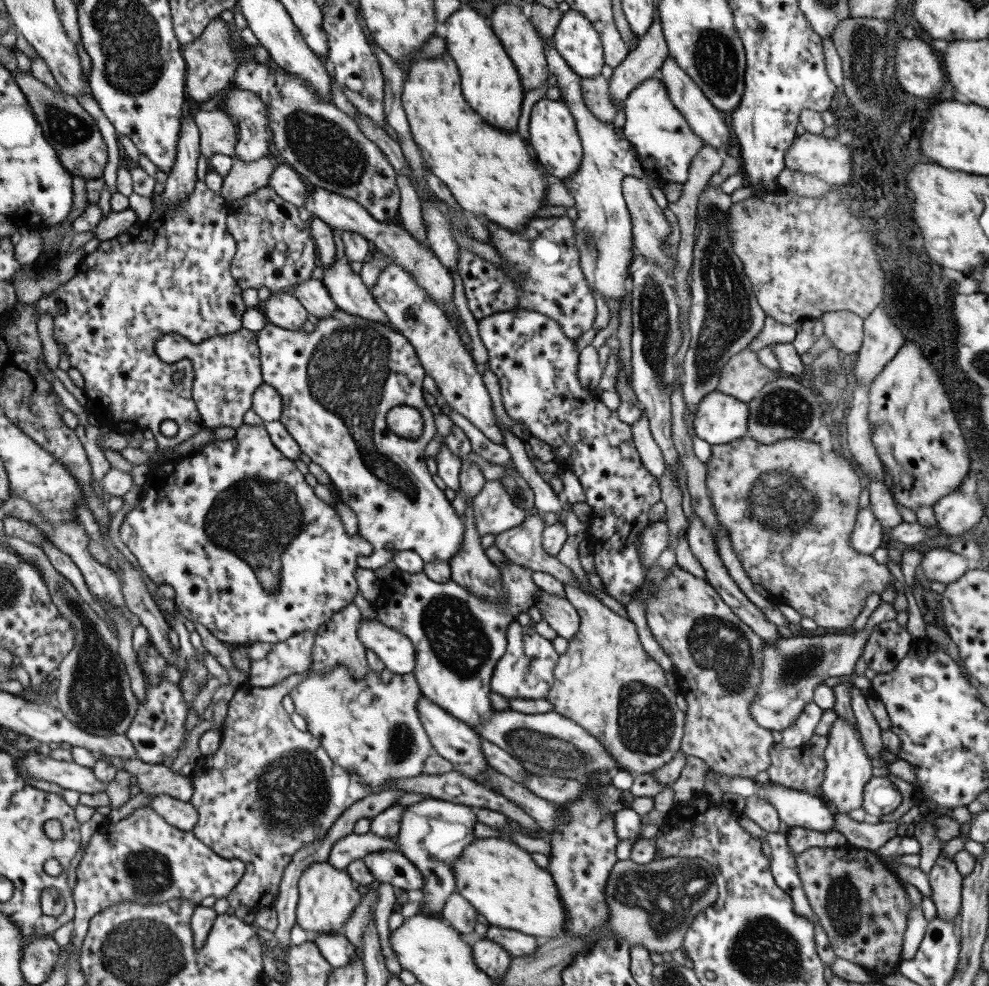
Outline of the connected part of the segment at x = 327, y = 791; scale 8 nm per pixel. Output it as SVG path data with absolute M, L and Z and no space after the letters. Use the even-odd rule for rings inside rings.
M306 675L288 676L282 685L269 686L268 689L246 683L237 687L227 705L218 749L199 758L189 774L193 789L190 804L198 814L191 830L193 836L217 856L225 860L237 859L244 864L244 873L226 896L229 907L234 909L247 906L255 913L263 906L273 905L284 868L291 862L294 852L304 844L321 840L345 809L369 793L357 775L351 776L336 766L317 738L295 728L281 707L282 696L288 695Z

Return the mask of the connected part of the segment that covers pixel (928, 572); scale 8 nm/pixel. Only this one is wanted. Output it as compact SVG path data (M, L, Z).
M928 547L919 566L928 581L949 585L957 581L972 565L959 554L945 549Z

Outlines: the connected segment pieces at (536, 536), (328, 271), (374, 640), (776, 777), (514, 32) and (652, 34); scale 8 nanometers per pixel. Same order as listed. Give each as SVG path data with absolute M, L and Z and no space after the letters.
M527 512L520 526L495 535L493 545L509 559L511 563L525 567L531 571L540 571L559 580L563 586L579 586L583 594L593 595L583 589L571 571L560 564L555 557L541 550L541 536L545 529L540 513Z
M333 261L328 267L321 267L320 281L337 309L344 310L345 314L351 316L359 316L363 320L389 326L384 312L377 306L370 291L361 283L359 274L349 269L348 263L339 264Z
M361 619L357 625L358 641L371 650L386 670L395 674L412 673L415 664L415 652L411 641L397 629L385 626L377 619Z
M773 742L768 750L770 765L765 769L768 782L778 783L781 786L806 792L817 797L818 794L816 792L820 788L824 775L824 759L813 755L809 748L809 742L801 743L793 748L784 747L780 742Z
M511 3L497 5L492 10L488 23L502 44L505 53L513 62L513 67L520 77L519 82L524 91L537 90L543 82L551 81L545 56L543 56L541 39L530 23L530 19L521 13L519 7Z
M654 7L655 19L649 28L637 38L635 48L629 50L627 56L617 68L613 68L611 78L608 80L608 96L612 106L619 111L628 92L637 87L643 80L657 74L663 60L667 58L668 51L660 22L658 10Z

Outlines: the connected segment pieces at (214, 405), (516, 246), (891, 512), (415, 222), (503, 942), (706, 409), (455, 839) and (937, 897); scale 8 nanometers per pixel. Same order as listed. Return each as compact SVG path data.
M243 327L229 334L218 334L203 342L191 344L183 336L171 332L155 342L155 355L165 363L182 358L192 362L192 399L205 428L229 426L236 429L242 425L243 414L250 409L253 391L261 384L260 360L255 333Z
M485 215L475 216L488 232L488 244L491 245L503 258L500 271L504 272L511 280L518 284L520 291L516 308L521 310L532 310L538 312L551 320L554 320L561 327L563 335L570 339L576 339L579 335L592 328L595 318L595 305L593 303L592 291L585 282L583 273L578 265L578 250L573 240L573 223L562 215L560 217L547 217L545 219L533 218L524 224L520 231L510 231L494 222L491 222Z
M869 478L869 482L865 484L868 487L868 507L873 517L881 523L881 527L891 529L901 523L901 516L887 487L876 478Z
M396 176L395 184L398 188L398 215L402 218L402 227L415 240L426 243L426 230L422 223L421 205L418 194L409 186L405 176Z
M493 925L487 926L487 931L482 938L492 940L513 957L527 956L534 953L537 948L534 937Z
M715 390L696 404L692 427L707 444L725 444L747 436L748 414L746 403Z
M434 799L421 800L402 812L394 837L397 850L421 873L421 909L419 913L440 914L450 894L455 892L450 864L474 838L474 808Z
M938 856L929 871L928 883L936 916L944 920L955 918L957 921L960 911L962 876L957 873L952 859Z

